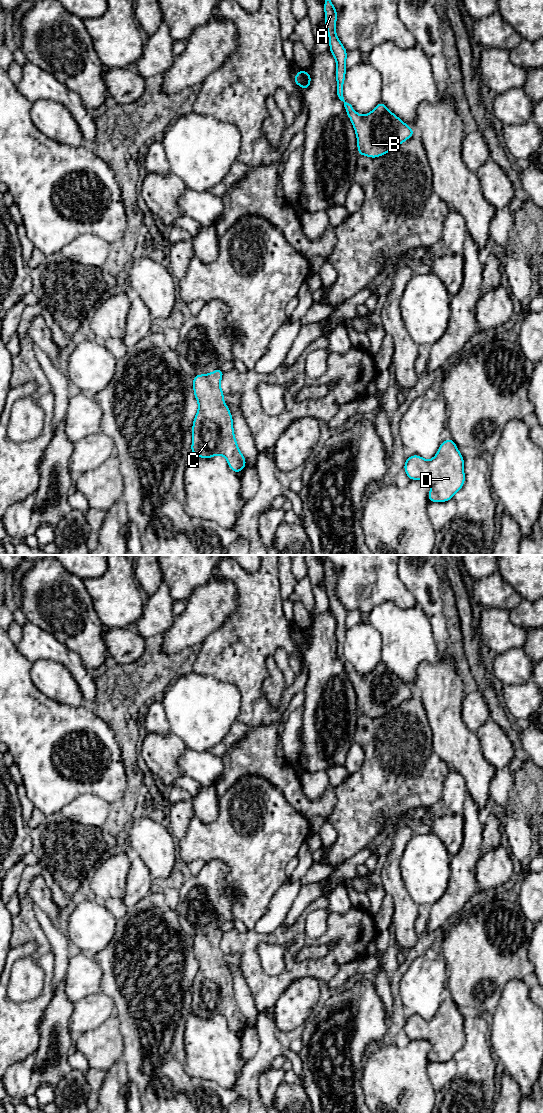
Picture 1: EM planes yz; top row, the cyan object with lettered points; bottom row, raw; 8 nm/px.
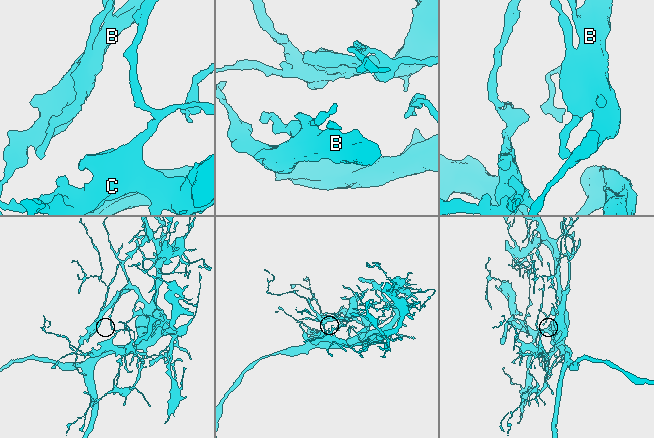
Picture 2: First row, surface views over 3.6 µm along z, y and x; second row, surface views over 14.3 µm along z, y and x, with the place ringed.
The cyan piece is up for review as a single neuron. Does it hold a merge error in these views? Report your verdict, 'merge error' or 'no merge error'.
no merge error

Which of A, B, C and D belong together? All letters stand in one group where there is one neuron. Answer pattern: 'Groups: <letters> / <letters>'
Groups: A B C D

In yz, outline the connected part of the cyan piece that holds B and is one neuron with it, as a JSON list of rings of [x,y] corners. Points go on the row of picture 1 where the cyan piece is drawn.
[[[325,0],[325,24],[329,36],[329,50],[336,60],[337,95],[344,102],[357,137],[358,154],[370,158],[380,157],[408,140],[415,131],[388,110],[381,101],[368,114],[360,115],[343,97],[347,50],[336,35],[337,10],[331,0]]]

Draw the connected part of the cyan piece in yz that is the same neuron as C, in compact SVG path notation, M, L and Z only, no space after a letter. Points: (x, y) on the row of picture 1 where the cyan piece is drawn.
M221 368L208 374L193 377L194 396L198 411L192 425L191 453L208 459L216 455L226 458L229 468L241 472L246 467L234 435L233 418L224 402Z

